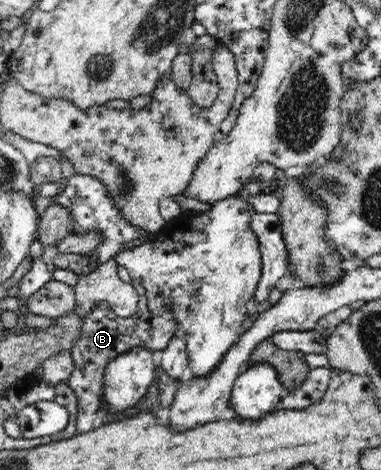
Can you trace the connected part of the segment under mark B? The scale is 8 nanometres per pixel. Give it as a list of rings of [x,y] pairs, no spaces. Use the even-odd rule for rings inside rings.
[[[107,301],[99,302],[93,310],[83,316],[79,340],[71,348],[71,356],[74,362],[73,372],[65,380],[69,388],[74,392],[78,402],[76,418],[76,434],[89,432],[95,424],[101,409],[101,396],[103,396],[103,370],[116,356],[130,351],[133,347],[143,347],[149,351],[163,350],[175,334],[182,333],[179,322],[172,317],[151,317],[151,328],[140,325],[138,314],[122,318],[113,312]]]

